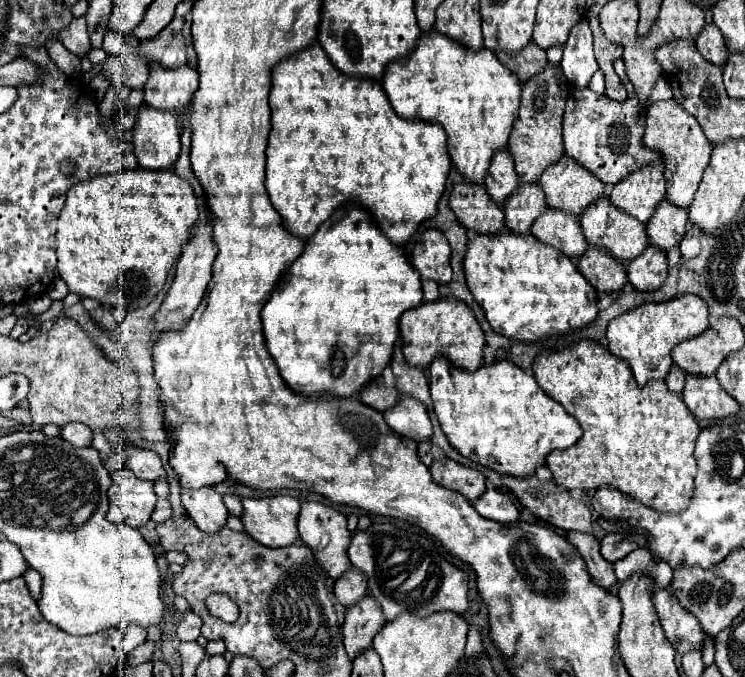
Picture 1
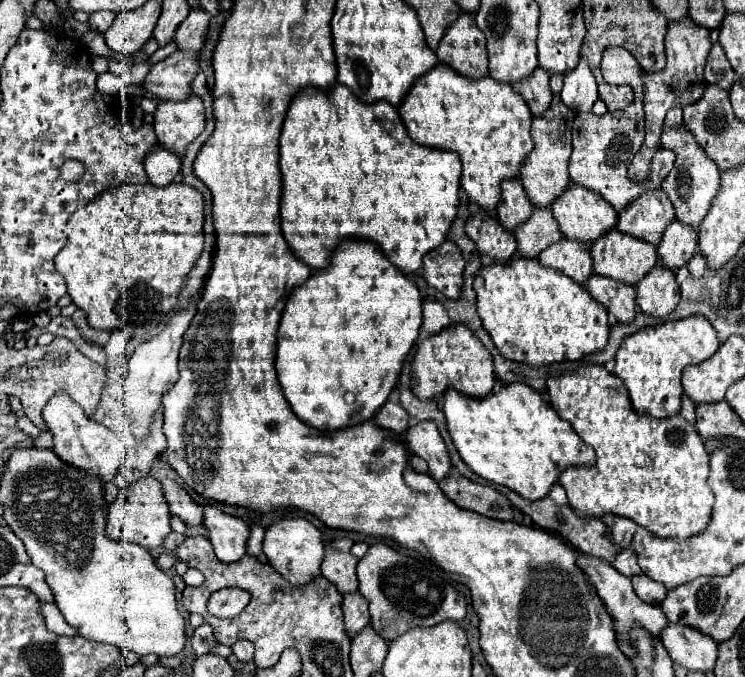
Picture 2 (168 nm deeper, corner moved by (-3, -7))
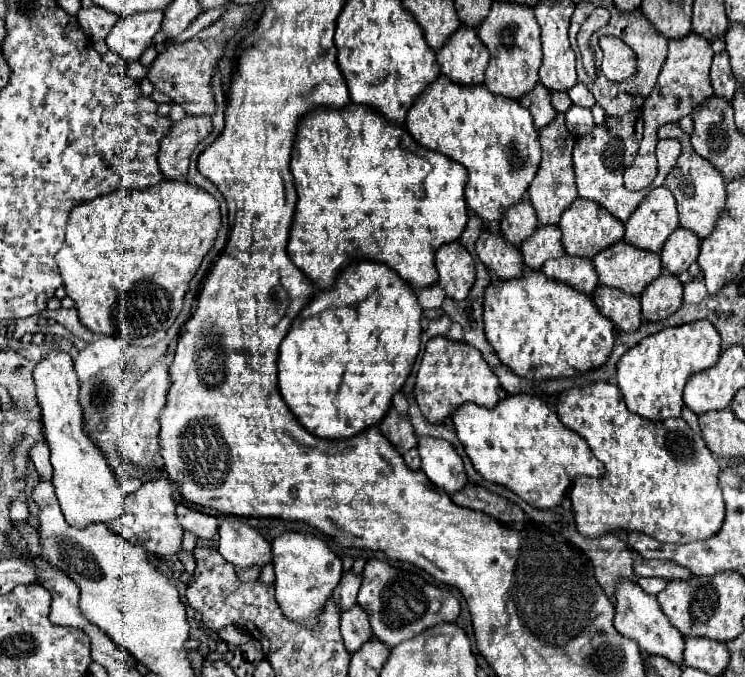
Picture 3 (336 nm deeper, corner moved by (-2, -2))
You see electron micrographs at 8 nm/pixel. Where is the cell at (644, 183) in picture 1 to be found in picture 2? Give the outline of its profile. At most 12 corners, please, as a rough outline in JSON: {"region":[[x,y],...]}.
{"region":[[662,189],[642,193],[616,227],[658,245],[674,207]]}

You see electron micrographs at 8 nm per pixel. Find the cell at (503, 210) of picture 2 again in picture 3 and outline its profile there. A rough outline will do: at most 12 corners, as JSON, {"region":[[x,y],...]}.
{"region":[[529,200],[505,214],[501,232],[519,248],[539,226]]}

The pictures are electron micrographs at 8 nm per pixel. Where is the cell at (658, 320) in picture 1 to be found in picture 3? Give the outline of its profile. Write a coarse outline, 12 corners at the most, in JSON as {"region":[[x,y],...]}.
{"region":[[707,320],[647,336],[617,364],[627,410],[679,418],[693,374],[719,362]]}

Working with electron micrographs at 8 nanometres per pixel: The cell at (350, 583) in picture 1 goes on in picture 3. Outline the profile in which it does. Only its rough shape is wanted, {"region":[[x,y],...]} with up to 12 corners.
{"region":[[361,606],[341,614],[341,636],[351,654],[373,638]]}

